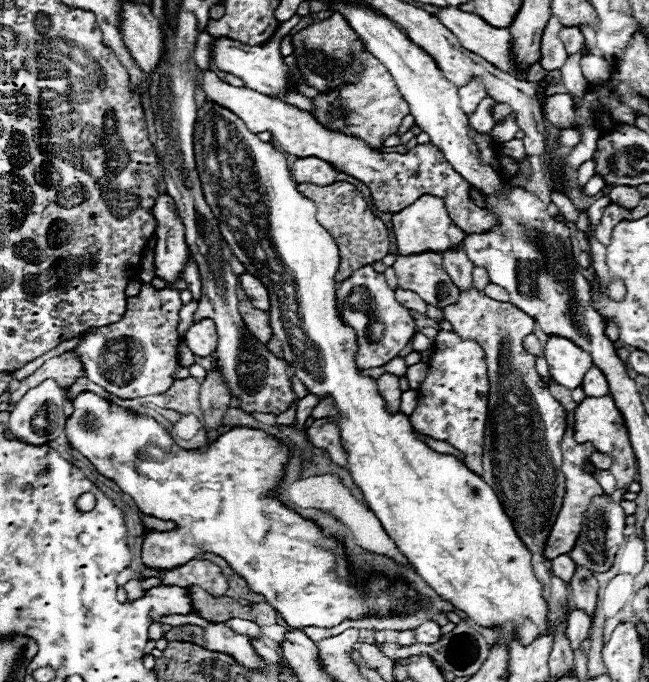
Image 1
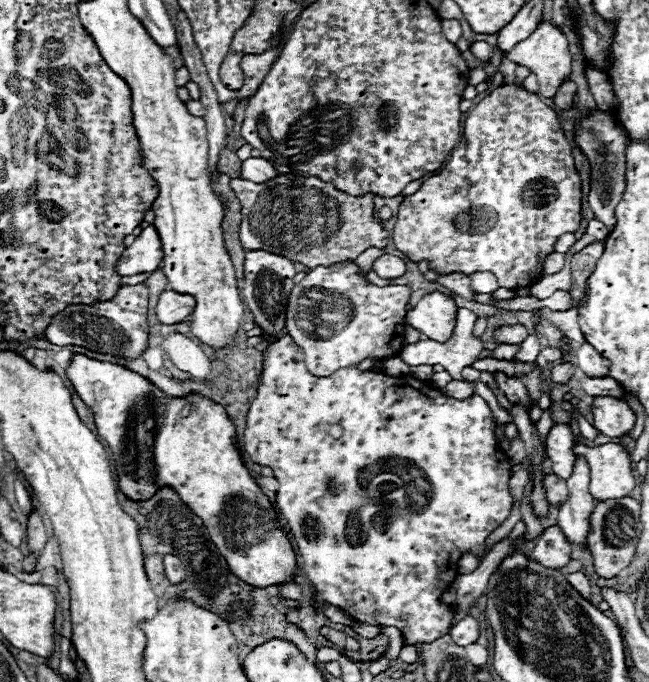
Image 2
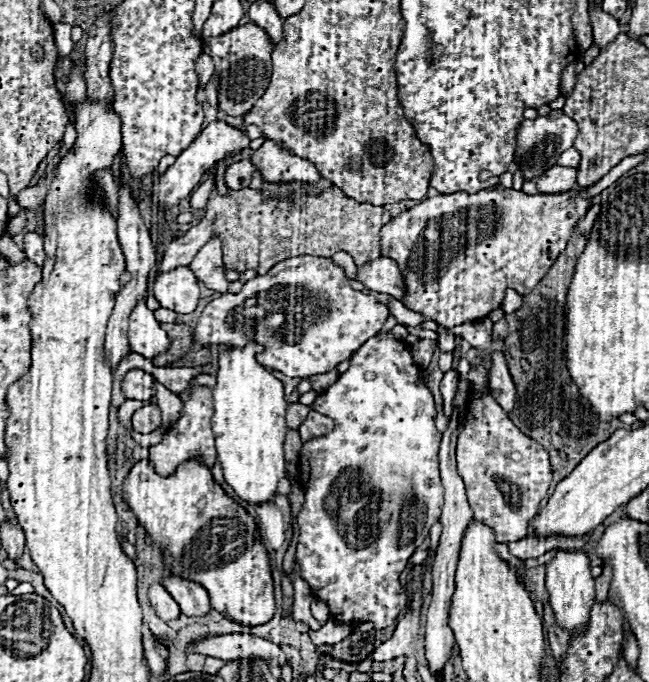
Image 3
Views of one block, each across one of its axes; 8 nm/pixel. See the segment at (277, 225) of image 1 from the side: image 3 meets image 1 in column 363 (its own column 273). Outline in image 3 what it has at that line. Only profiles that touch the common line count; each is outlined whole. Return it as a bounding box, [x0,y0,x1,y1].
[212,342,286,504]

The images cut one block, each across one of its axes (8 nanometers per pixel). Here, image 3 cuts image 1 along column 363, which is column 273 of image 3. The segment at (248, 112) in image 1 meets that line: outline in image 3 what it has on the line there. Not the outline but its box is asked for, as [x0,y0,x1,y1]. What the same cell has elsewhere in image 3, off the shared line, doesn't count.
[252,140,320,182]

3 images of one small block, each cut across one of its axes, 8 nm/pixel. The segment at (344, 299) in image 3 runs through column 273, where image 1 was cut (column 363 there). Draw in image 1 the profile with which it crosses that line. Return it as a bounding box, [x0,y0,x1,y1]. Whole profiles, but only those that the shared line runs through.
[336,266,416,370]

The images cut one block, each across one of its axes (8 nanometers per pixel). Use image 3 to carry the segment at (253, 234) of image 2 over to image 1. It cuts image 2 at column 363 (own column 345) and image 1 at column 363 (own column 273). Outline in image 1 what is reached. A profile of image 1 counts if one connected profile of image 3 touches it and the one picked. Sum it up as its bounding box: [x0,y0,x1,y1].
[298,182,388,282]

